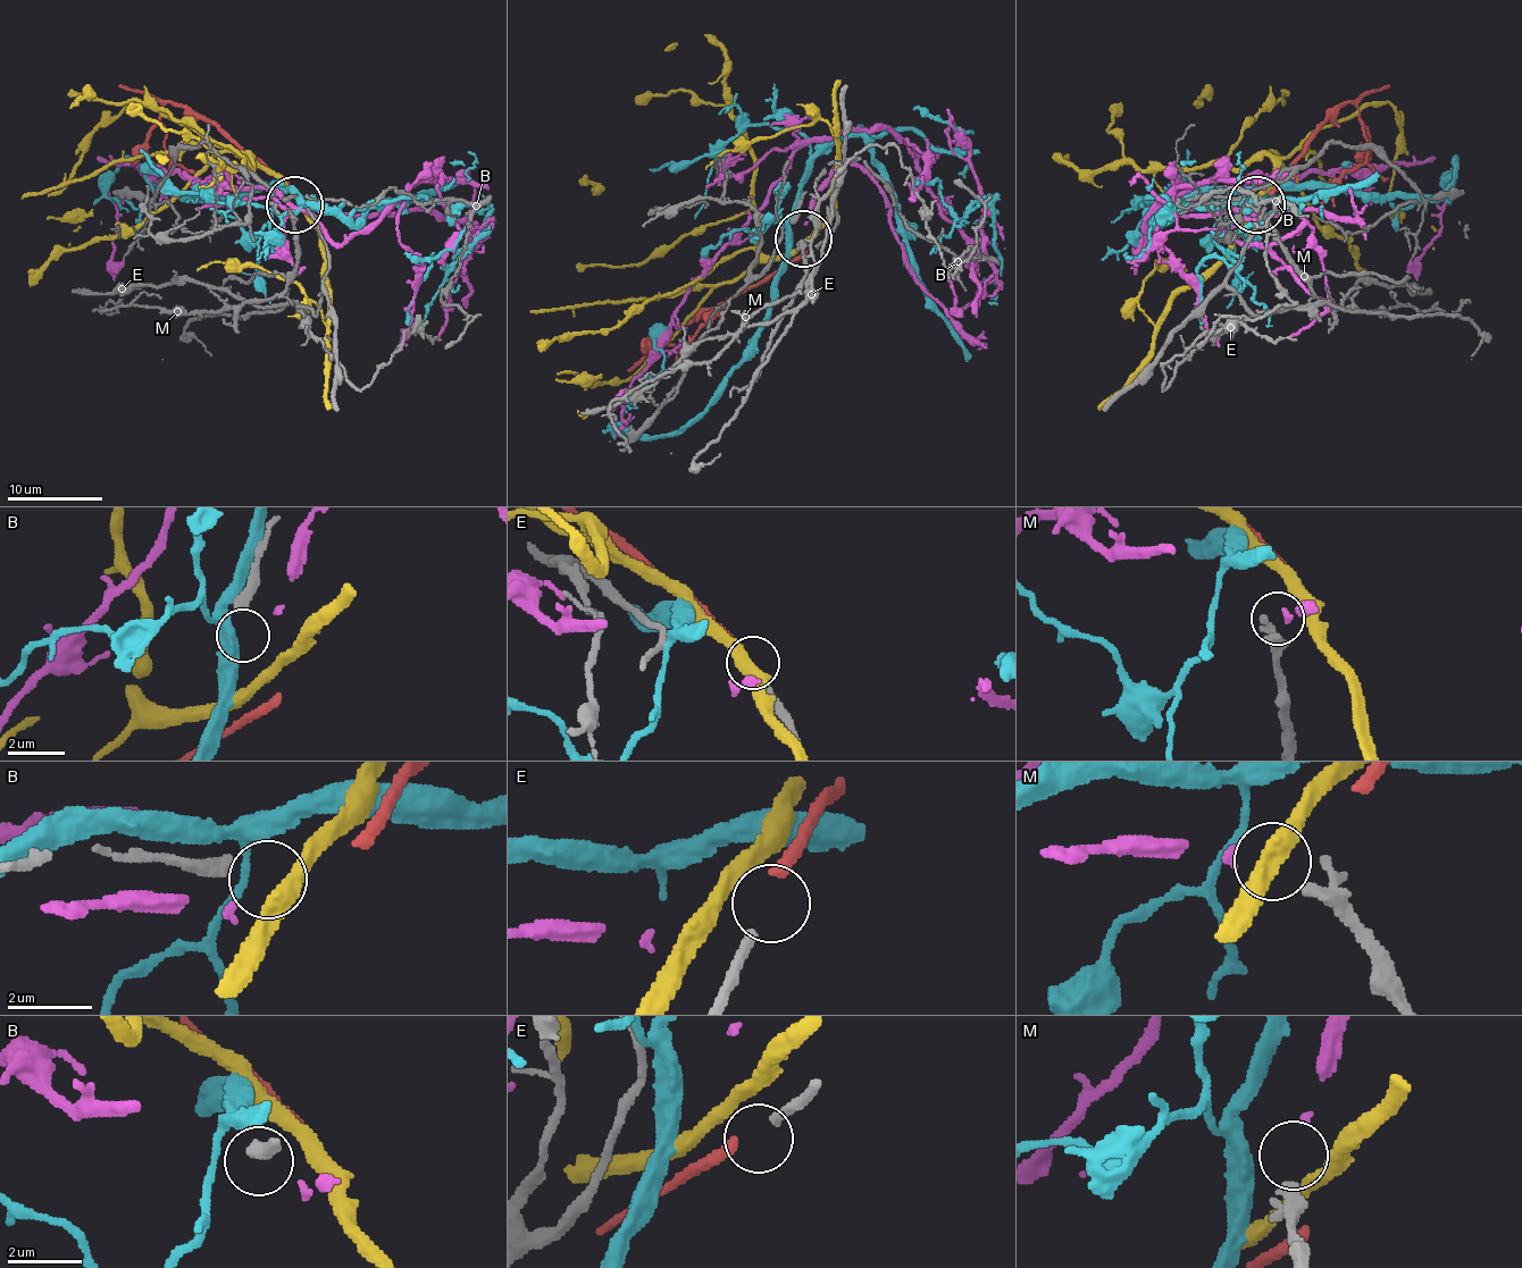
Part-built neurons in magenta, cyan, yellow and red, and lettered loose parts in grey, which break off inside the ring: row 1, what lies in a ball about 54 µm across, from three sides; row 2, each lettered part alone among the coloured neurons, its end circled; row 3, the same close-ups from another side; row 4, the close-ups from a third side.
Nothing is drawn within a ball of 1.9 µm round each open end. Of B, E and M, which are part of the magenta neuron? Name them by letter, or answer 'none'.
M

